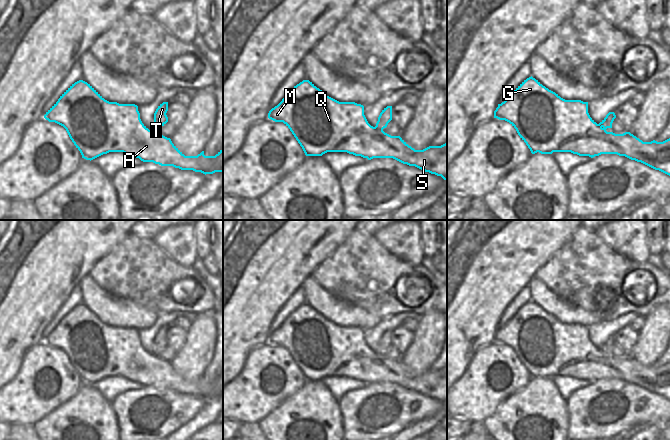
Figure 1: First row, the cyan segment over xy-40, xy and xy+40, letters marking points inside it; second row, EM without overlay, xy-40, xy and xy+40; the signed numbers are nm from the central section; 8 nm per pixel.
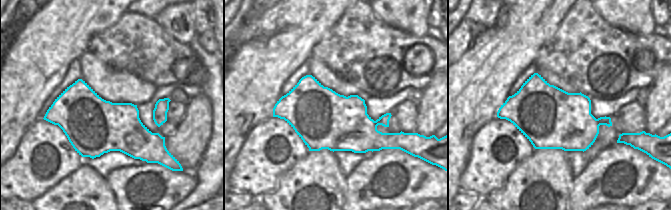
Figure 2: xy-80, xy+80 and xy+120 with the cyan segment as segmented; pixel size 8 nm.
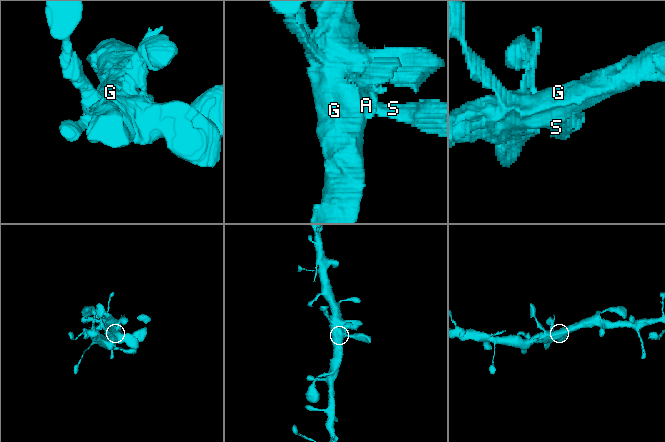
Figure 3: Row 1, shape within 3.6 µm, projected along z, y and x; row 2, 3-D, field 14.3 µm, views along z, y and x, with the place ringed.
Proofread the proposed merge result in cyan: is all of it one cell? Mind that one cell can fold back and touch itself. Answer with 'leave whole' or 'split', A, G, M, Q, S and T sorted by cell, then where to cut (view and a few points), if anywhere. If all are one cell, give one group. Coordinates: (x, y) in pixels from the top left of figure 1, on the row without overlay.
leave whole; groups A G M Q S T; cut none

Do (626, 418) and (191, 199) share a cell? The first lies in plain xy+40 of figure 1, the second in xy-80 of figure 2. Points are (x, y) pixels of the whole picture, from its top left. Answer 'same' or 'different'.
different

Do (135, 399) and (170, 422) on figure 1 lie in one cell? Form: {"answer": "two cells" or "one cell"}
{"answer": "one cell"}

